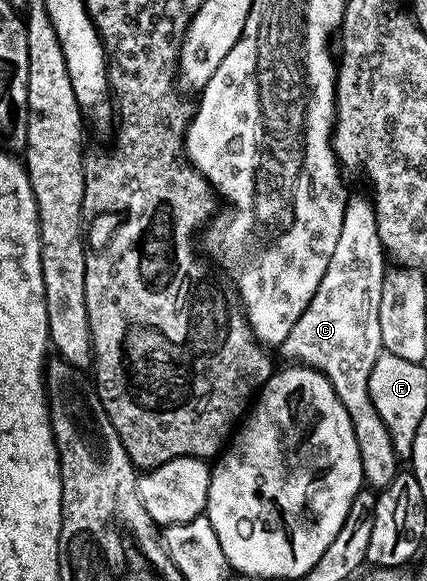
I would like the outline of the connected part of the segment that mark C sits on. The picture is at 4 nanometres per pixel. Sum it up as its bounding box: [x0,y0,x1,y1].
[278,195,398,490]

